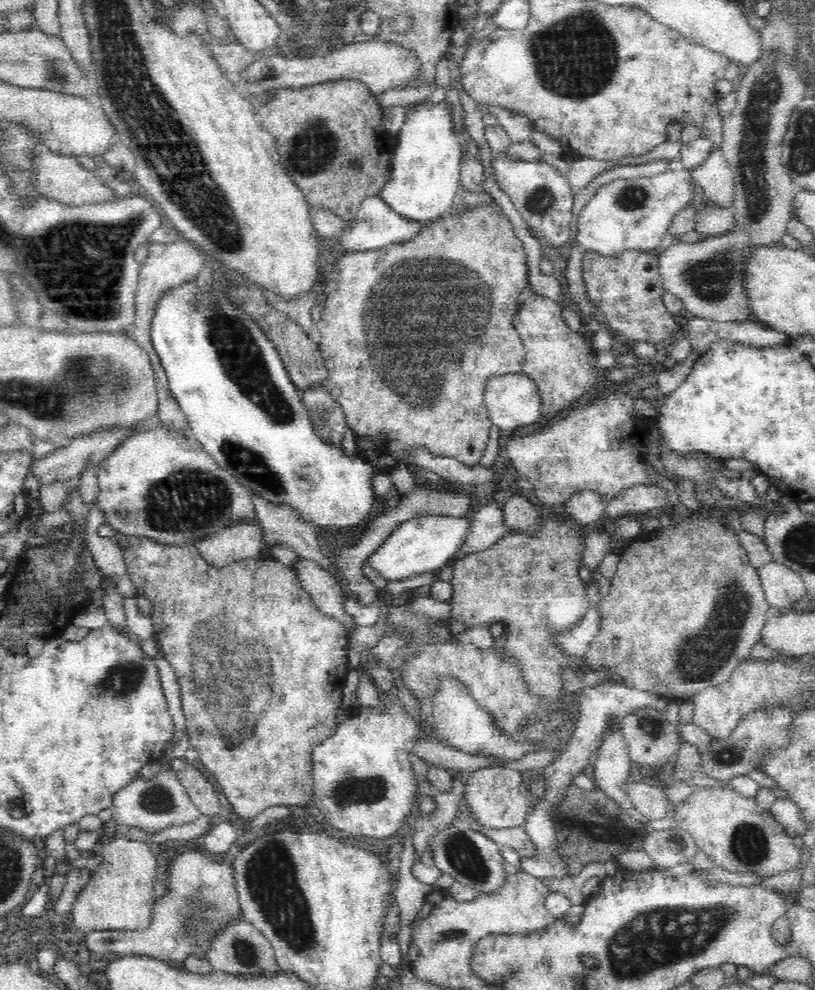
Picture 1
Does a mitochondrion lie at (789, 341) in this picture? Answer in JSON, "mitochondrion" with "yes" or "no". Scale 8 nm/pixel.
{"mitochondrion":"no"}

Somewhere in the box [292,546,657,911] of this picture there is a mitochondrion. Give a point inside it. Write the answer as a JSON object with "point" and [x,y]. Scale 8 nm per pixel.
{"point":[464,854]}

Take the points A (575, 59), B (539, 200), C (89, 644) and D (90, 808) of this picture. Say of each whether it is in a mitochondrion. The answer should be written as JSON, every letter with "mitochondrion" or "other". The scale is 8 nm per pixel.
{"A":"mitochondrion","B":"mitochondrion","C":"other","D":"other"}

